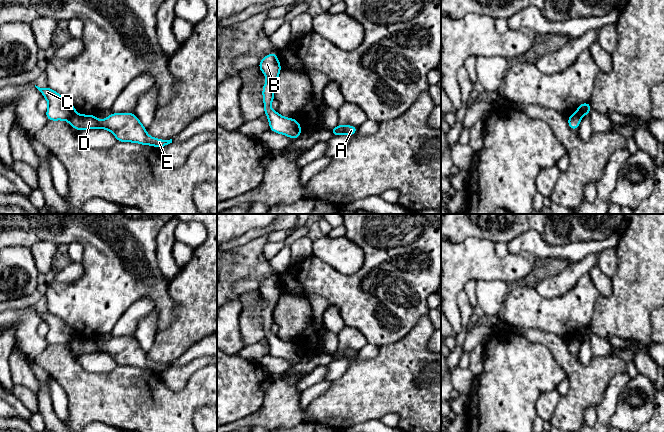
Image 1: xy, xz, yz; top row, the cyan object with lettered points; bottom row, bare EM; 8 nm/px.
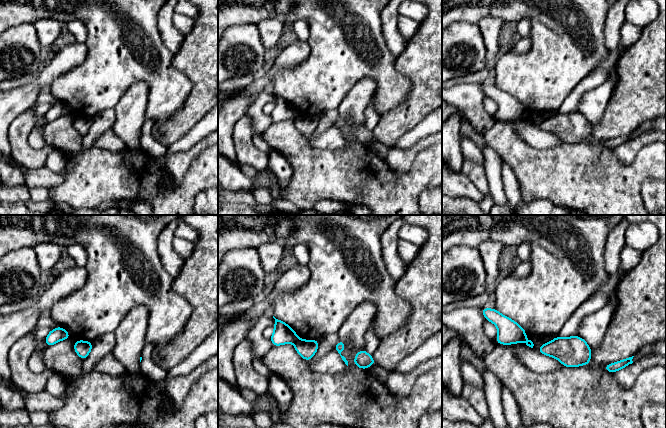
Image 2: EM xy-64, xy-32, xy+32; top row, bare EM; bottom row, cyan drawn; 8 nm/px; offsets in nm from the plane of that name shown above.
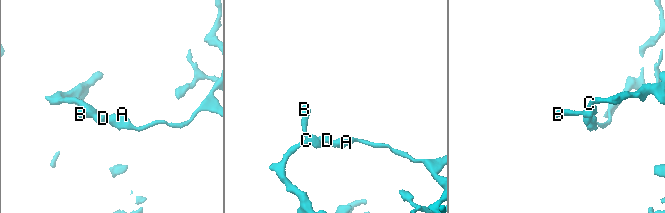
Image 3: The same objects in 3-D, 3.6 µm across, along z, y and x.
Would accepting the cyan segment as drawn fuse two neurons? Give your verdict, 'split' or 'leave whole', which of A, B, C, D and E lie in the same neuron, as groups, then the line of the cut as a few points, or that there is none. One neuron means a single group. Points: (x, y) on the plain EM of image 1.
split | A D E / B C | xy (75, 337), (68, 344)

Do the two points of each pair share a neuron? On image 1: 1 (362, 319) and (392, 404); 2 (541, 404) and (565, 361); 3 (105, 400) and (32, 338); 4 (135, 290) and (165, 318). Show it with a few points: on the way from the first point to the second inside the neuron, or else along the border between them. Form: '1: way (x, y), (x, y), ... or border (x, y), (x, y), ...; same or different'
1: border (401, 338), (379, 347); different
2: border (561, 396), (550, 419); different
3: border (48, 345), (32, 359); different
4: way (145, 290), (149, 290), (165, 308); same

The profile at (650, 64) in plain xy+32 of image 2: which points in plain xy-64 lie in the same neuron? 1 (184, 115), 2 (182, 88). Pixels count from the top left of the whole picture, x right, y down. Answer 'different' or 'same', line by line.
1: same
2: different

